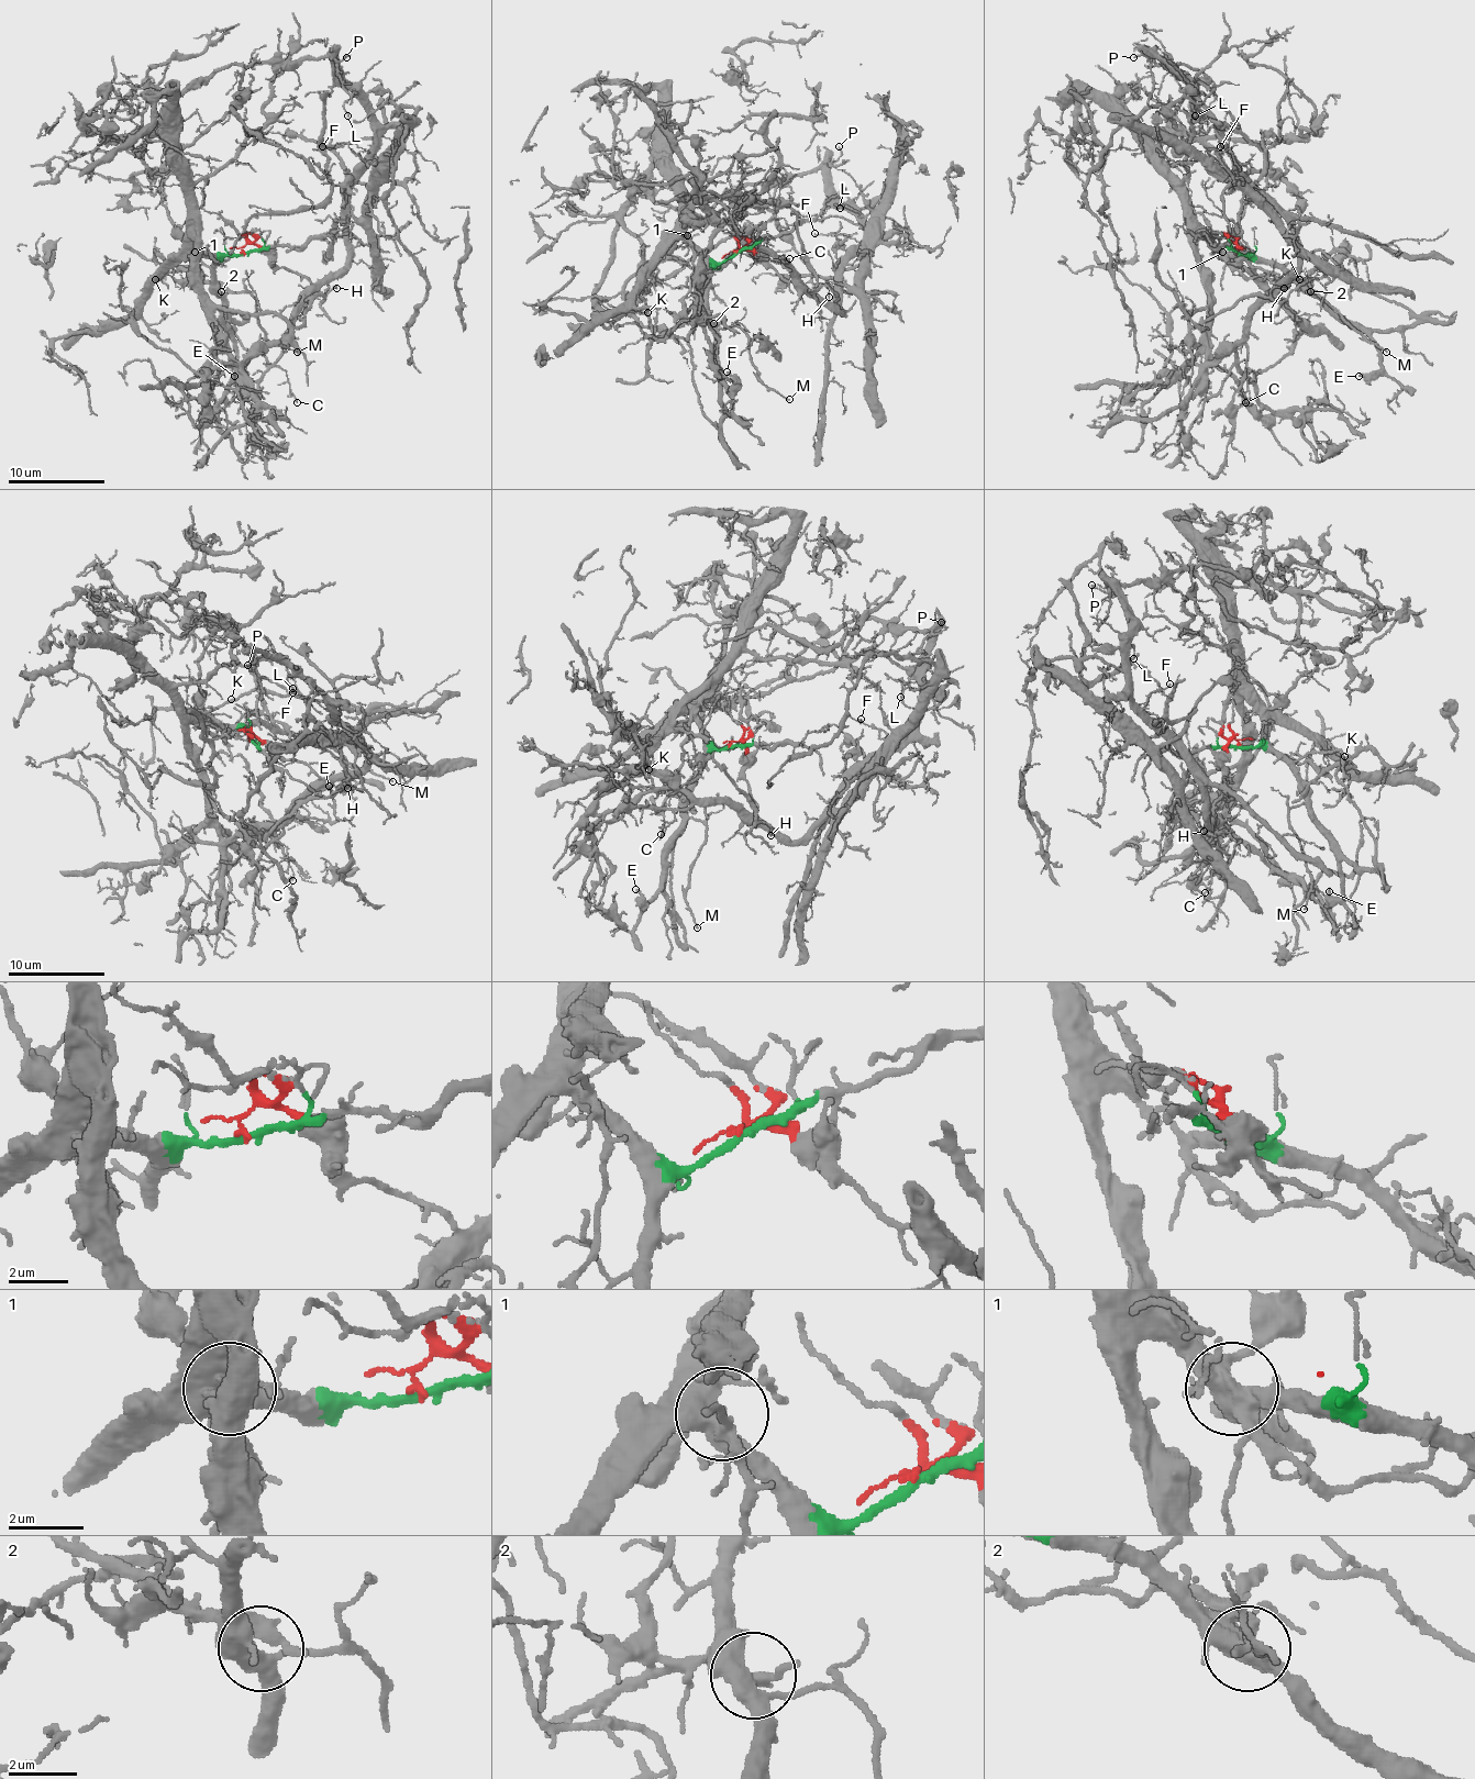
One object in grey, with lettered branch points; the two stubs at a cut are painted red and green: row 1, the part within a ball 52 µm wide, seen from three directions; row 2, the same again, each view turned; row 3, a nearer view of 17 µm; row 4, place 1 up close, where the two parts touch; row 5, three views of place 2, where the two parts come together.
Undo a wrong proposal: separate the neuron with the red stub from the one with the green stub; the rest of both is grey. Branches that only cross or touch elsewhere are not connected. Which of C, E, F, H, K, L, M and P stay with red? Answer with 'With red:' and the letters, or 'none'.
With red: C, F, L, P

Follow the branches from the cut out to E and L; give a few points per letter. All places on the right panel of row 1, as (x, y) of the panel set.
E: (1239, 254), (1251, 254), (1259, 260), (1283, 266), (1374, 343), (1381, 367), (1360, 376)
L: (1239, 254), (1237, 244), (1279, 282), (1299, 264), (1295, 225), (1241, 171), (1196, 98), (1196, 117)

